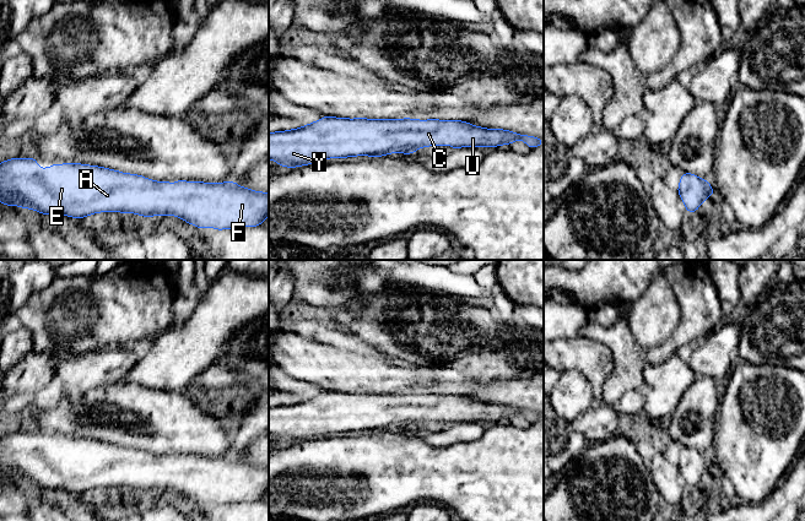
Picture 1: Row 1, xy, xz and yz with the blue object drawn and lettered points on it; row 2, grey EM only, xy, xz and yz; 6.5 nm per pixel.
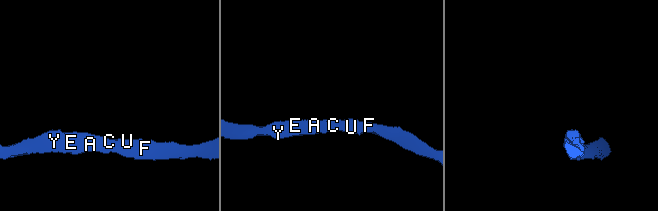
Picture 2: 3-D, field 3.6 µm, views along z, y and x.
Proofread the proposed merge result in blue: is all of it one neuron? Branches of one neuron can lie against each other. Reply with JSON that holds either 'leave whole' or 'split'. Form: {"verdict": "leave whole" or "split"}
{"verdict": "leave whole"}

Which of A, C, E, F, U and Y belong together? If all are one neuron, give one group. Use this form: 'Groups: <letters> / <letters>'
Groups: A C E F U Y

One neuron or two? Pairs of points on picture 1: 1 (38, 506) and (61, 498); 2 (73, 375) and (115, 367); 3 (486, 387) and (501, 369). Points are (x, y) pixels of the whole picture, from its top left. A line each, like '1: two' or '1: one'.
1: two
2: one
3: two

